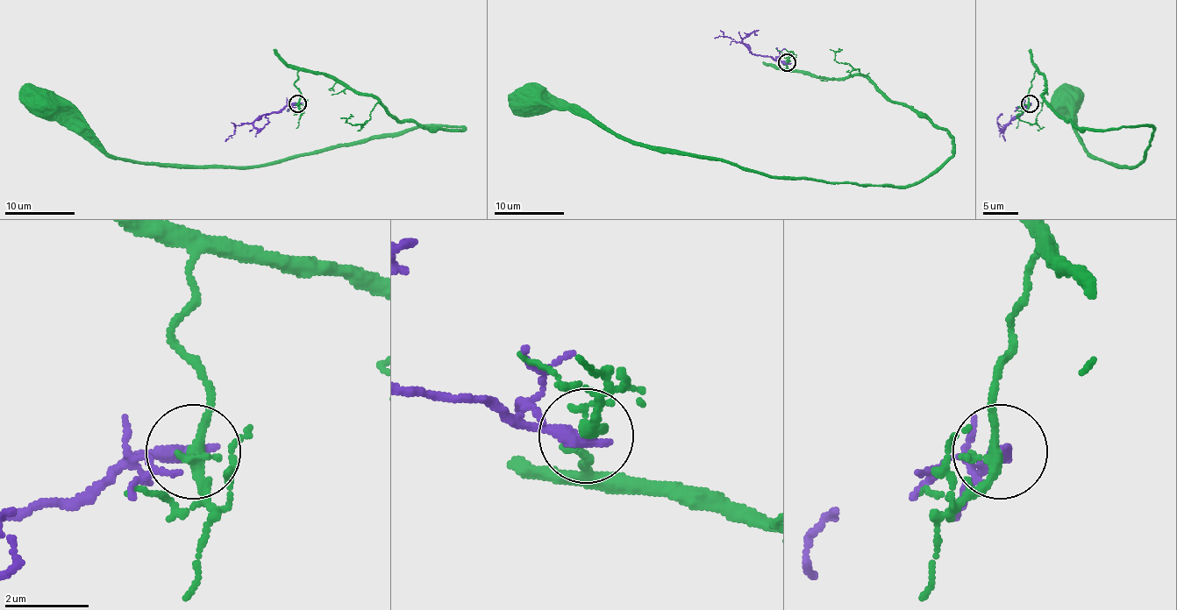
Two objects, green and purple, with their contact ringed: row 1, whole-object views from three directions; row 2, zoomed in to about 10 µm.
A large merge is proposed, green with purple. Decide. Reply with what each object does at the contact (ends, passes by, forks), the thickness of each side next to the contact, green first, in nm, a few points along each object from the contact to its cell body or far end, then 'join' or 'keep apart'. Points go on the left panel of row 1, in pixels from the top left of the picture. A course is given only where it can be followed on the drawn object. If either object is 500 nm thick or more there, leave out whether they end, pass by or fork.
green forks; purple ends; calibres 200 and 360 nm; course green (298, 104), (298, 73), (314, 71), (400, 119), (463, 128), (168, 166), (109, 156), (39, 108); course purple (298, 104), (286, 104), (279, 110), (263, 114), (251, 123), (237, 124), (235, 131), (224, 140); keep apart

